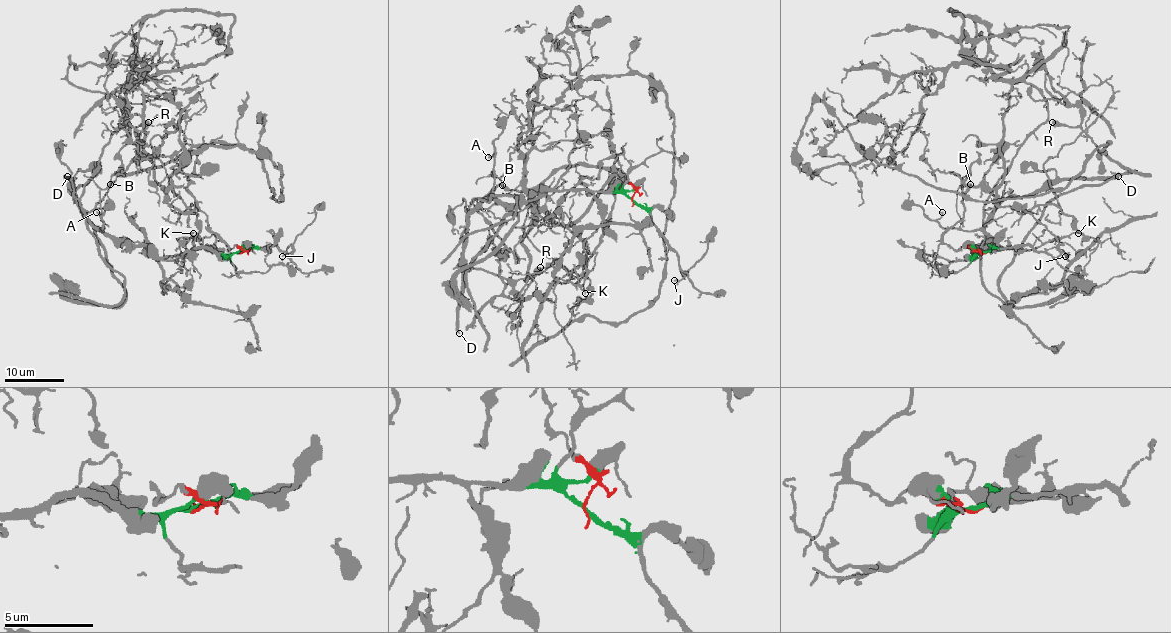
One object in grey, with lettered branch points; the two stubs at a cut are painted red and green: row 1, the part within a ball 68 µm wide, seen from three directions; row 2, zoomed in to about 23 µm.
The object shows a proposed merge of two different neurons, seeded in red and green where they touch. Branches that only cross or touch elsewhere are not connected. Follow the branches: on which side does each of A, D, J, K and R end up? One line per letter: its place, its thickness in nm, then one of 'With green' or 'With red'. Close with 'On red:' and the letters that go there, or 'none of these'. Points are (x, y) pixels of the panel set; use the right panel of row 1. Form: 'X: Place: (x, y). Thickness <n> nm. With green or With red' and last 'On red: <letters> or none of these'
A: Place: (942, 212). Thickness 140 nm. With green
D: Place: (1118, 176). Thickness 320 nm. With green
J: Place: (1065, 256). Thickness 90 nm. With green
K: Place: (1078, 233). Thickness 120 nm. With green
R: Place: (1052, 122). Thickness 600 nm. With red
On red: R

